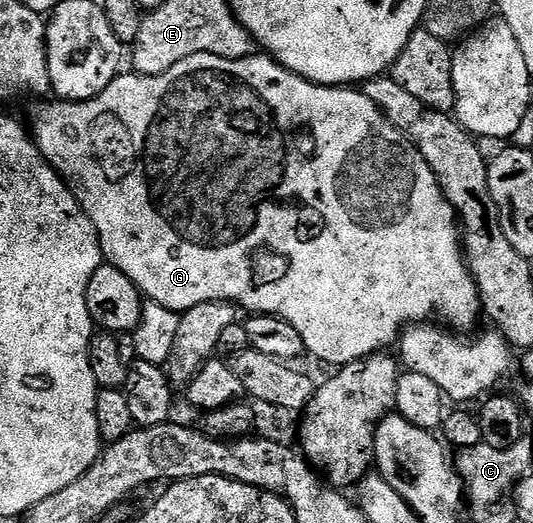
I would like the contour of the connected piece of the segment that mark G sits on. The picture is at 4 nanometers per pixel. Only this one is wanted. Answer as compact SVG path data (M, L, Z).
M198 54L189 56L189 60L181 60L181 64L173 64L169 72L158 74L157 76L145 76L134 72L120 73L119 77L111 81L106 88L98 94L96 98L91 98L87 102L64 102L62 100L47 100L44 106L39 106L35 110L35 130L33 129L33 141L39 147L44 160L60 174L67 187L73 192L77 204L85 212L88 223L94 228L97 241L103 249L104 259L118 268L121 273L129 278L139 289L144 299L152 303L164 306L165 309L182 312L193 308L197 304L205 304L206 301L230 302L236 307L247 309L251 314L276 314L278 318L284 318L297 332L301 332L303 349L315 358L320 358L323 362L328 362L331 368L347 366L350 362L356 362L362 358L367 358L370 354L377 354L394 347L398 343L405 327L408 324L423 324L436 314L440 318L440 323L446 324L452 331L467 332L471 325L478 318L481 318L481 301L479 289L471 275L471 269L467 267L467 259L461 245L461 227L458 218L455 217L455 209L447 203L447 198L439 186L438 178L433 169L426 163L425 156L418 148L411 144L409 139L398 130L387 119L386 115L379 110L377 104L364 94L359 88L336 88L334 86L316 86L313 82L306 82L304 78L286 70L280 66L274 58L270 56L252 56L241 60L225 60L216 54Z

